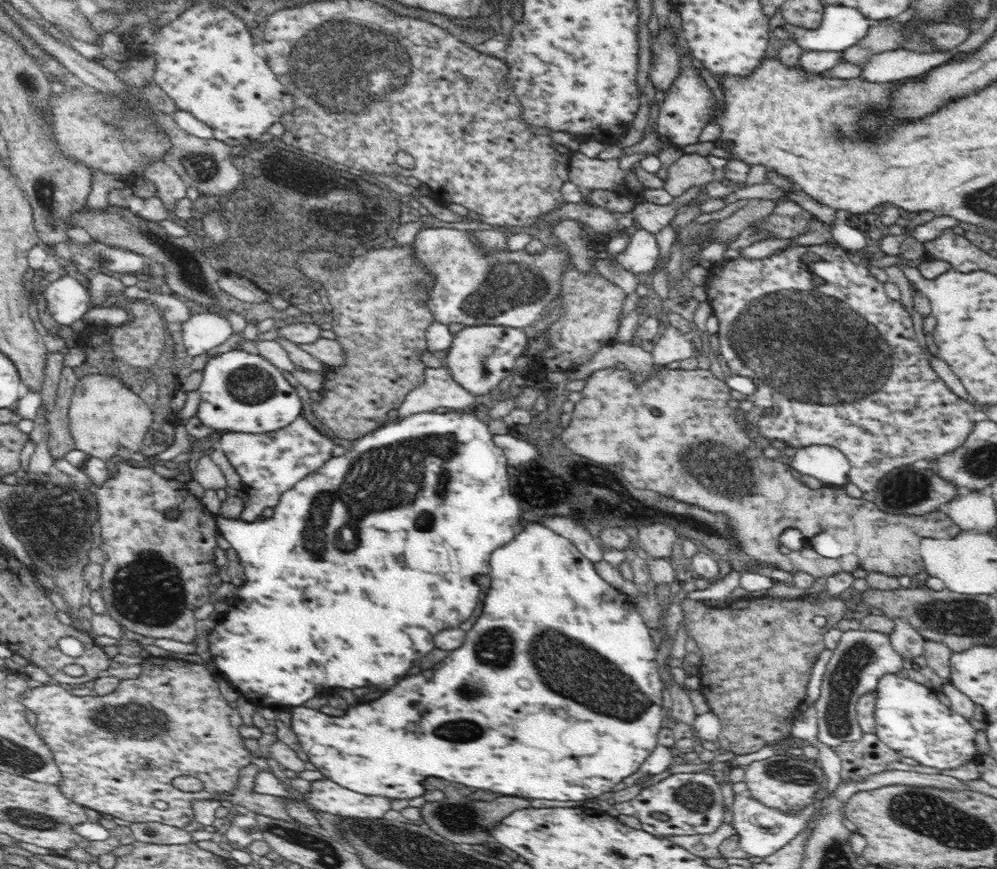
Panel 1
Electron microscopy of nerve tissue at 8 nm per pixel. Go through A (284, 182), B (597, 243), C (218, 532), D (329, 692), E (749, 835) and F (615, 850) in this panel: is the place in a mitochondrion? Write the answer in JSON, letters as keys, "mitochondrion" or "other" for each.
{"A":"mitochondrion","B":"other","C":"other","D":"other","E":"other","F":"mitochondrion"}

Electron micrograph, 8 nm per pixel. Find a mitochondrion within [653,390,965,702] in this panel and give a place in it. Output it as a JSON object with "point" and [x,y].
{"point":[708,462]}

